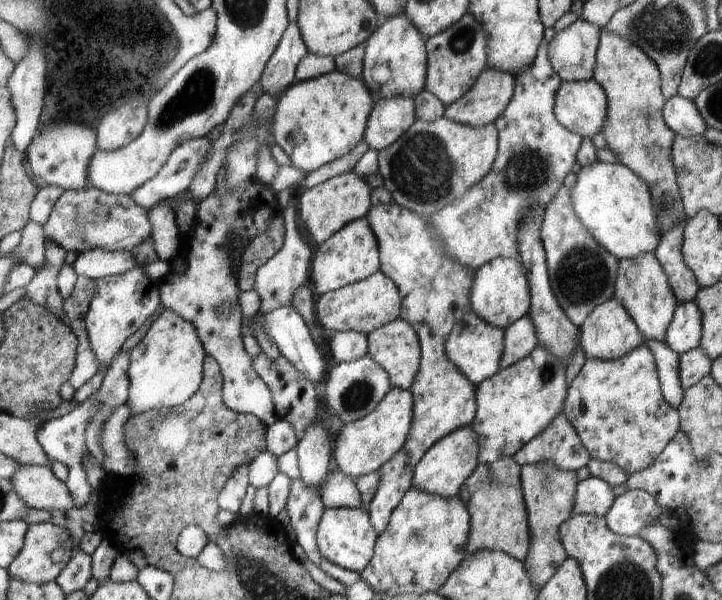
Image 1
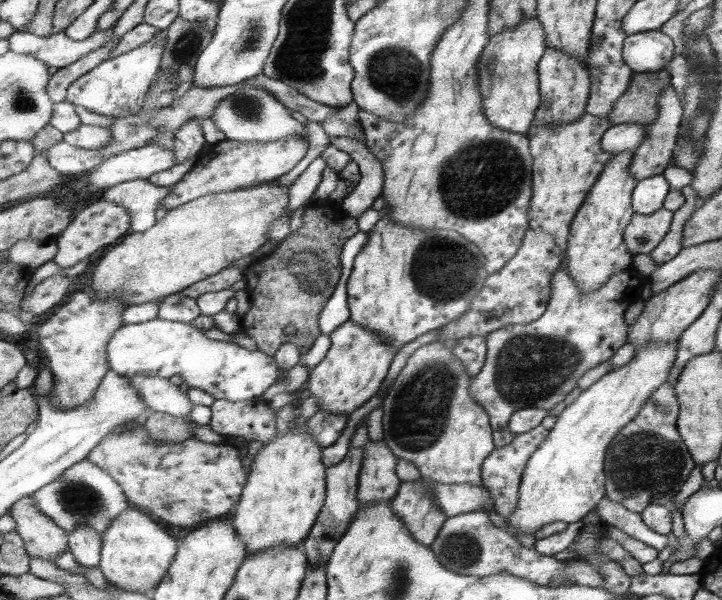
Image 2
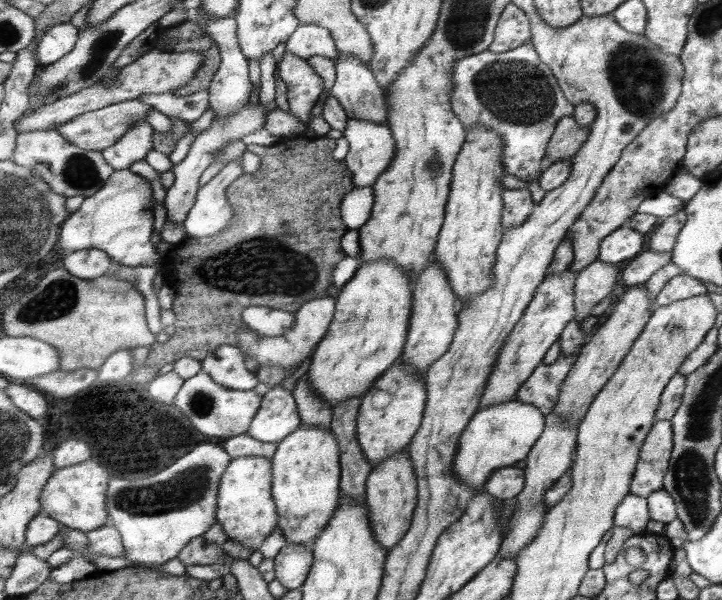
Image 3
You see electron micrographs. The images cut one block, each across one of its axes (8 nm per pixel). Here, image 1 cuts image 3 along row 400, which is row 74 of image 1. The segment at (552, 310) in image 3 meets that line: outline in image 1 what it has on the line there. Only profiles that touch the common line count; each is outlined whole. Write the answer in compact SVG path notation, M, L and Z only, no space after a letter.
M487 68L463 98L450 104L444 116L462 125L481 128L493 124L515 96L517 76Z

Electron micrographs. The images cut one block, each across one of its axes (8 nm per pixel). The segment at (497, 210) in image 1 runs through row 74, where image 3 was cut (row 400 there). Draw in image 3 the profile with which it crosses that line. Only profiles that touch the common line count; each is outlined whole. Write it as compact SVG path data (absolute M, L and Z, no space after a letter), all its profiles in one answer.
M560 355L553 364L541 363L528 381L521 386L517 399L536 406L546 416L554 412L560 392L569 373L576 365L577 356Z

